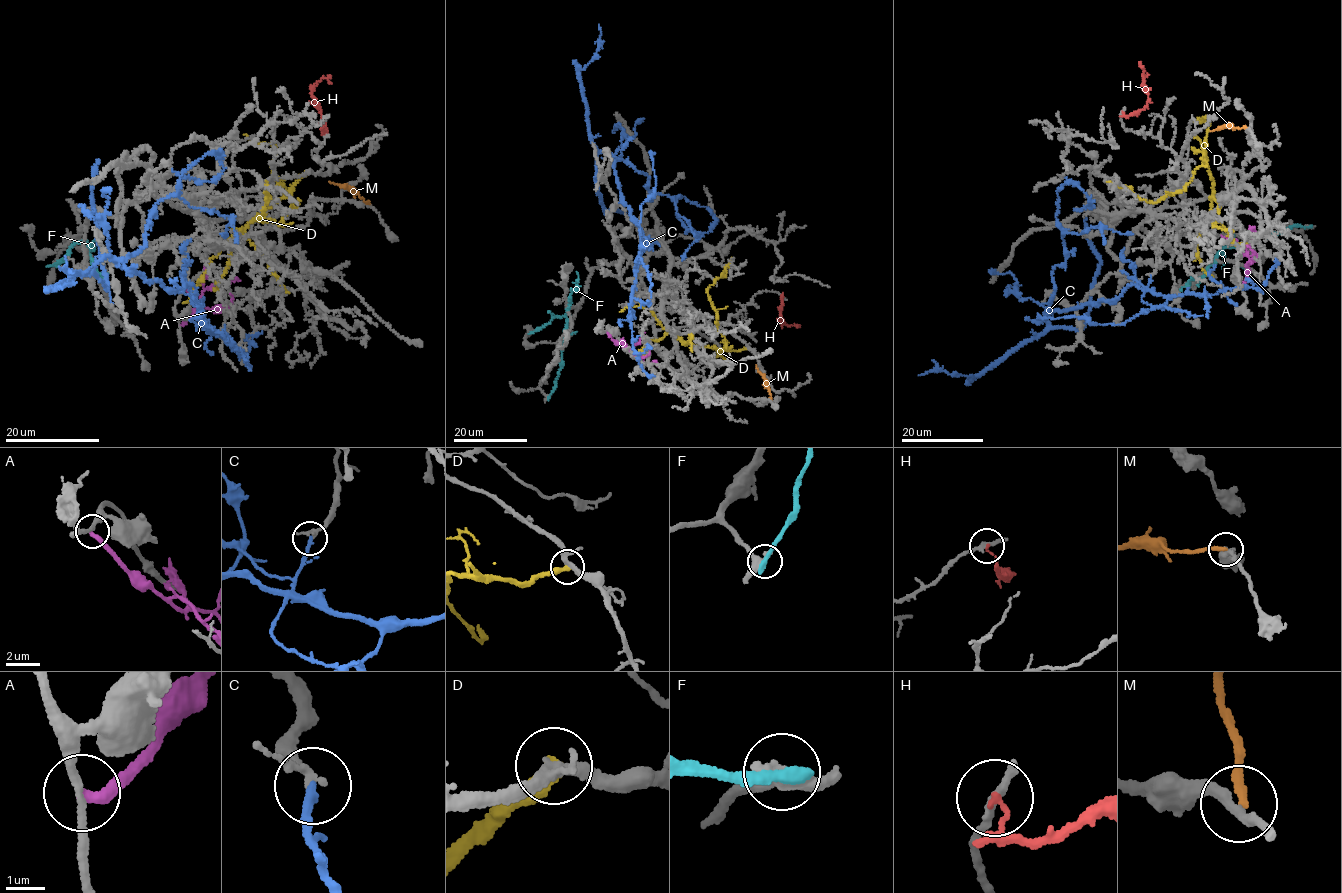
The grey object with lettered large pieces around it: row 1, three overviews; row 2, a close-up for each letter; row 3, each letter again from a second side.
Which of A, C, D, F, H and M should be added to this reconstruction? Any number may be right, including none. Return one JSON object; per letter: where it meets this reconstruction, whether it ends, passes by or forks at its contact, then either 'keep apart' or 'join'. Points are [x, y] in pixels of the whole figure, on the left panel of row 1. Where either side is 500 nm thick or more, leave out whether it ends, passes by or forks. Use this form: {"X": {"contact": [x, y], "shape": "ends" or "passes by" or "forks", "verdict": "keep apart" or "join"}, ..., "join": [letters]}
{"A": {"contact": [179, 324], "shape": "ends", "verdict": "keep apart"}, "C": {"contact": [188, 281], "shape": "ends", "verdict": "keep apart"}, "D": {"contact": [307, 172], "shape": "ends", "verdict": "keep apart"}, "F": {"contact": [83, 249], "shape": "ends", "verdict": "keep apart"}, "H": {"contact": [319, 123], "shape": "ends", "verdict": "keep apart"}, "M": {"contact": [370, 205], "shape": "ends", "verdict": "keep apart"}, "join": []}

